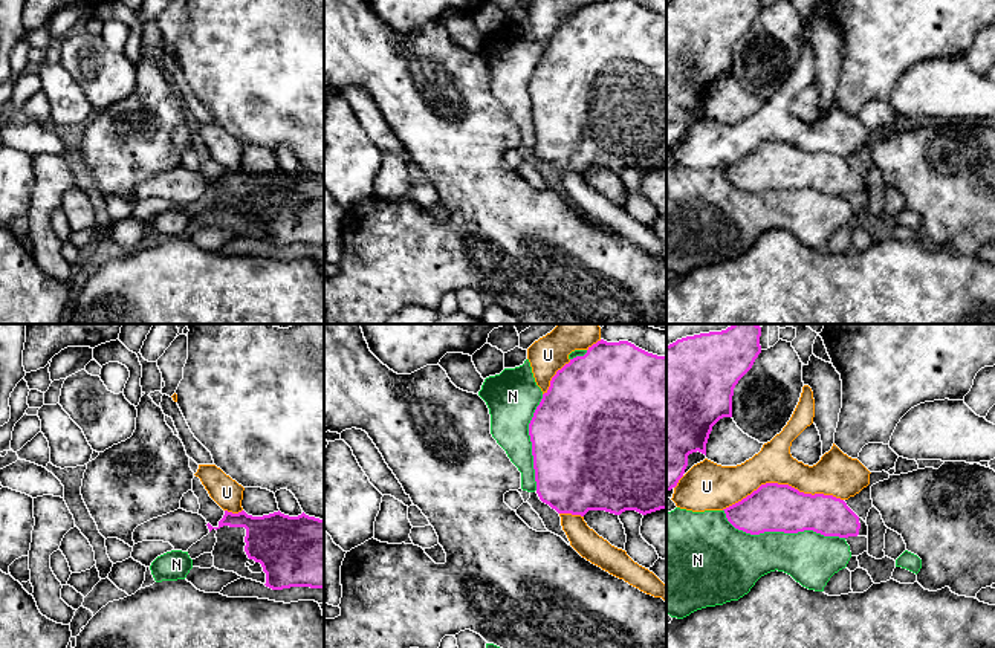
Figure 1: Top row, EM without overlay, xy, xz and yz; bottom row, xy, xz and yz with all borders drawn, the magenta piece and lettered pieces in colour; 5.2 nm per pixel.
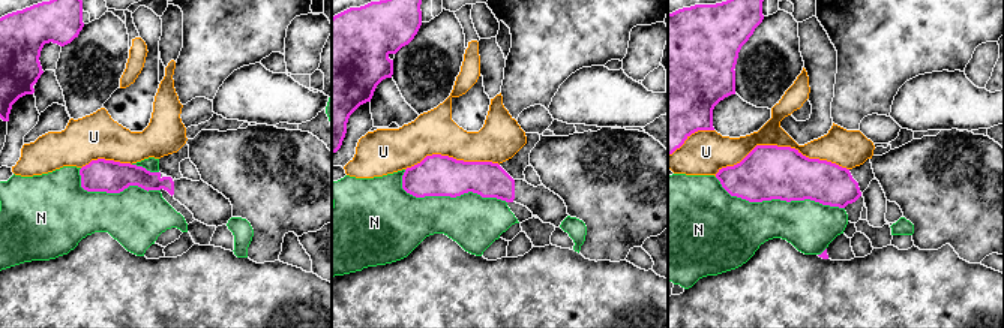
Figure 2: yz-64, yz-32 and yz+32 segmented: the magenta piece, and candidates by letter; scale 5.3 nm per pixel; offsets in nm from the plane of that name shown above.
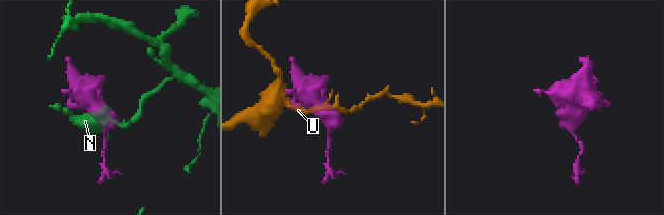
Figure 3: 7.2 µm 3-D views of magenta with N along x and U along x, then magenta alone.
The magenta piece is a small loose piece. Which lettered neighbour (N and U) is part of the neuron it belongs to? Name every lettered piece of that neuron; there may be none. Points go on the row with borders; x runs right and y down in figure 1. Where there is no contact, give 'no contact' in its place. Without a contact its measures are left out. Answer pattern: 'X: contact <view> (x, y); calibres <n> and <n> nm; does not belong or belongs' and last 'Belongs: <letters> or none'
N: contact yz (781, 531); calibres 260 and 280 nm; does not belong
U: contact yz (781, 485); calibres 260 and 200 nm; does not belong
Belongs: none

